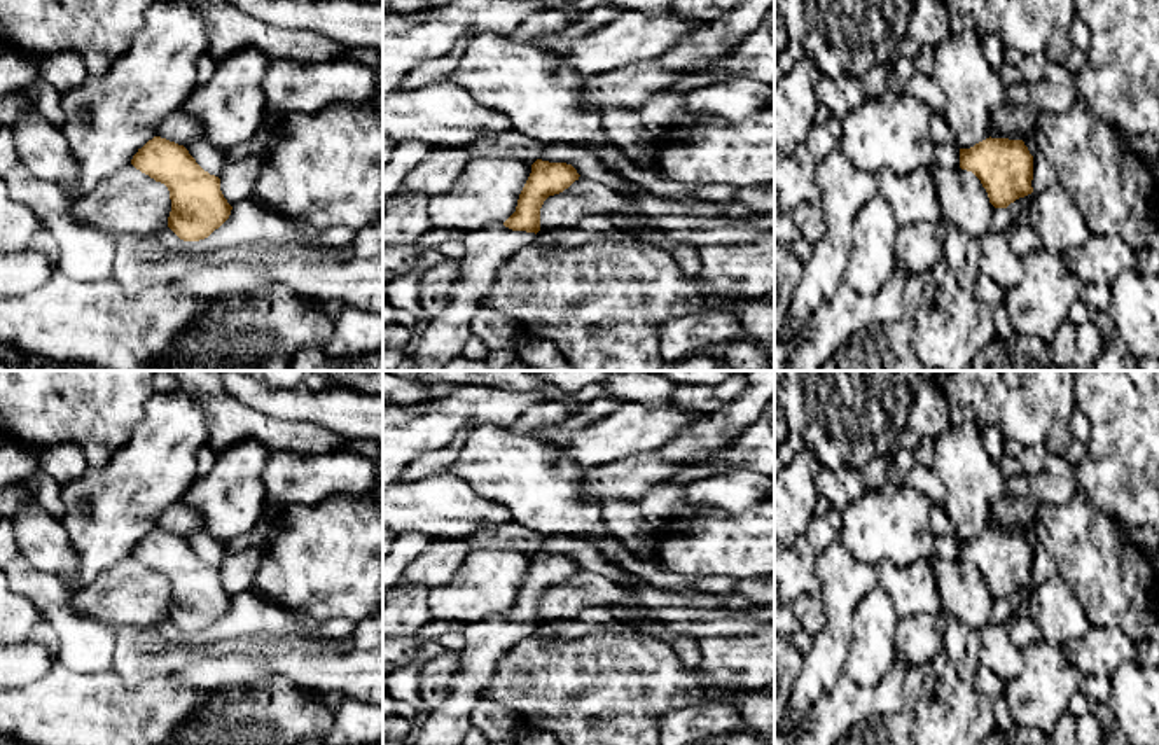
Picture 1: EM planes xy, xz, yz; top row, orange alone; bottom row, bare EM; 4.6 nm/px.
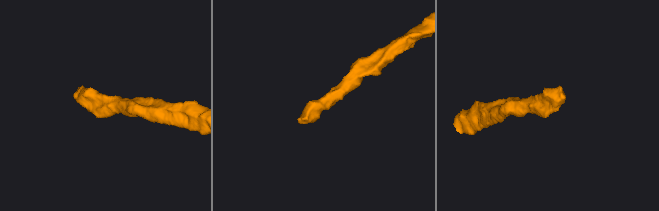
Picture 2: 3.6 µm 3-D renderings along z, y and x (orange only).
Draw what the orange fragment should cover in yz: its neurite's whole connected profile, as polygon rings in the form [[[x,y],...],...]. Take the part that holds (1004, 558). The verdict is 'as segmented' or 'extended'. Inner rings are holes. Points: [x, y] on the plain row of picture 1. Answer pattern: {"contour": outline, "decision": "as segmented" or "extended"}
{"contour": [[[1035,521],[1024,532],[986,530],[960,540],[960,560],[972,563],[995,600],[1007,600],[1033,584],[1033,547],[1040,544]]], "decision": "extended"}

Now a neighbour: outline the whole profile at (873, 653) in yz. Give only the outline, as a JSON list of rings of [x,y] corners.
[[[876,586],[853,610],[853,640],[844,661],[844,675],[862,687],[876,686],[897,663],[897,626],[895,605],[886,591]]]

